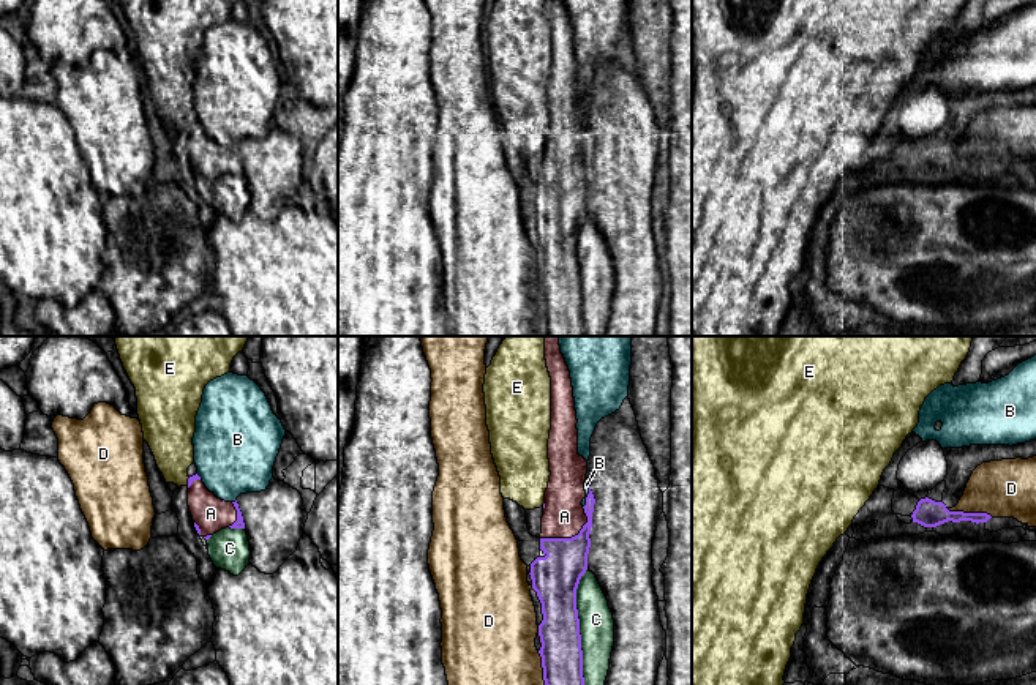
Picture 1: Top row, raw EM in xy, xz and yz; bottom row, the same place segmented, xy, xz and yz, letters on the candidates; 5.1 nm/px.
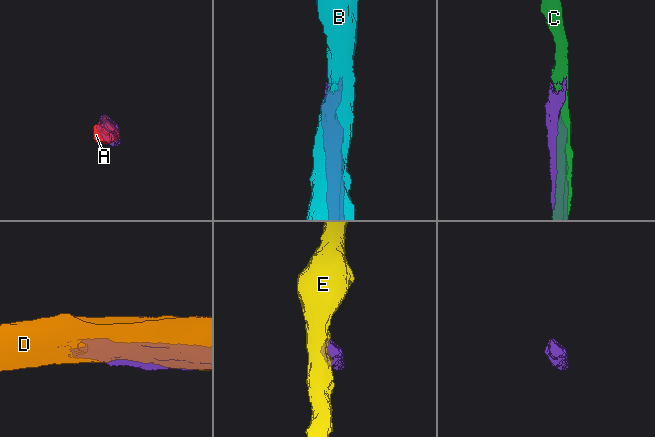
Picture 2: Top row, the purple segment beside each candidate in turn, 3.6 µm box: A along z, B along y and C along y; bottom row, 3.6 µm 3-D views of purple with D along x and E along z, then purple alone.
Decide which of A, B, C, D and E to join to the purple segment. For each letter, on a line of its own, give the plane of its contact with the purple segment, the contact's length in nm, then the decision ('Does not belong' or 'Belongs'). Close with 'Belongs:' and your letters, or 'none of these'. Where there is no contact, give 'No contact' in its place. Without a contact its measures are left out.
A: Touches purple in xz. Shared border 280 nm. Belongs
B: Touches purple in xz. Shared border 120 nm. Does not belong
C: Touches purple in xz. Shared border 600 nm. Does not belong
D: Touches purple in yz. Shared border 240 nm. Does not belong
E: Touches purple in xy. Shared border 50 nm. Does not belong
Belongs: A

